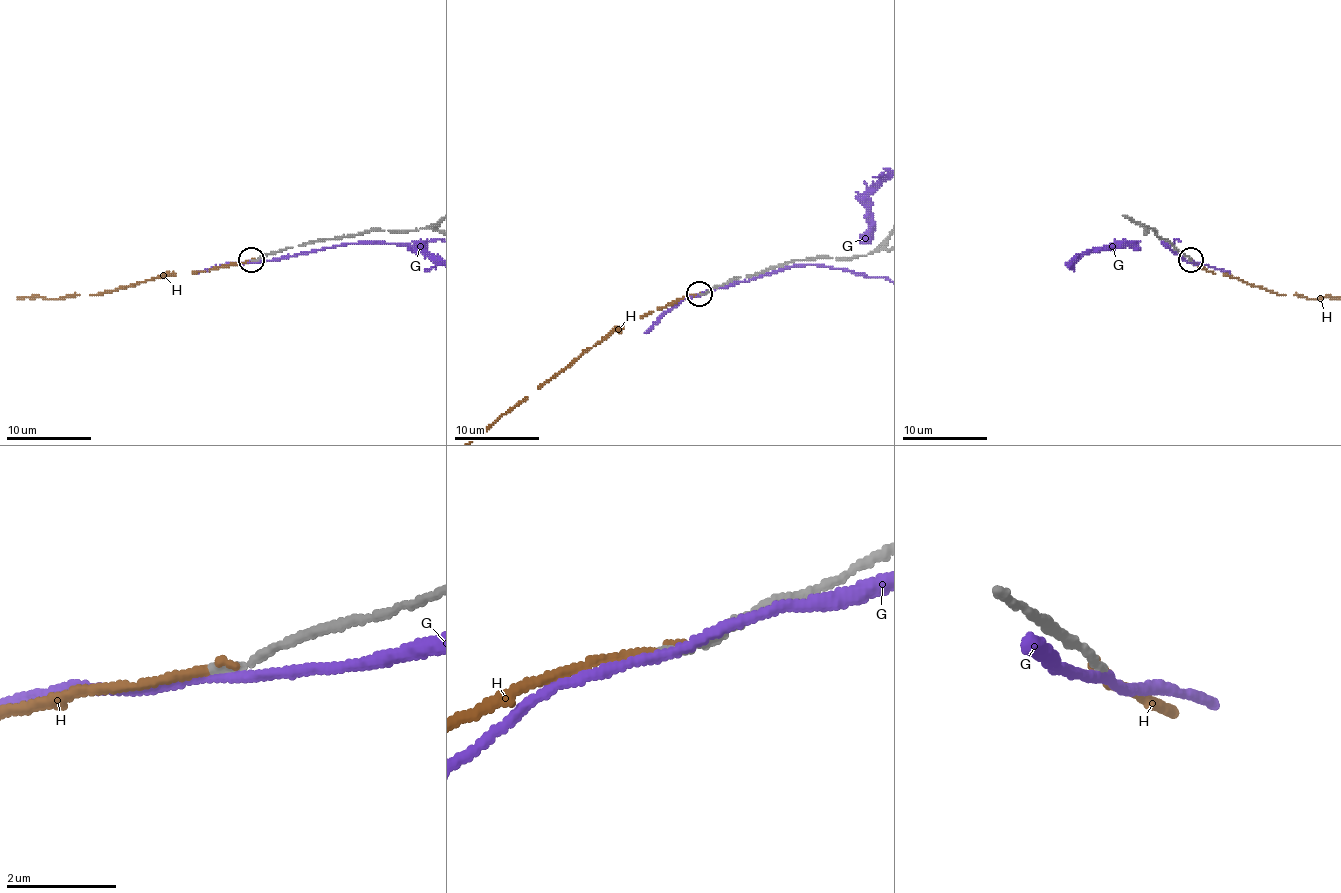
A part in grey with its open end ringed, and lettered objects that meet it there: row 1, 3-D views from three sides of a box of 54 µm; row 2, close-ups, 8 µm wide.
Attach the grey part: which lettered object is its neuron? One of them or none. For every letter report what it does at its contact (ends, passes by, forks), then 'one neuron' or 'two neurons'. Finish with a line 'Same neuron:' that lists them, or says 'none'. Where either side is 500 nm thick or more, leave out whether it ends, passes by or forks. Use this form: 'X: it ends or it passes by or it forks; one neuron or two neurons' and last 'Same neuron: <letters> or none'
G: it passes by; two neurons
H: it ends; one neuron
Same neuron: H

